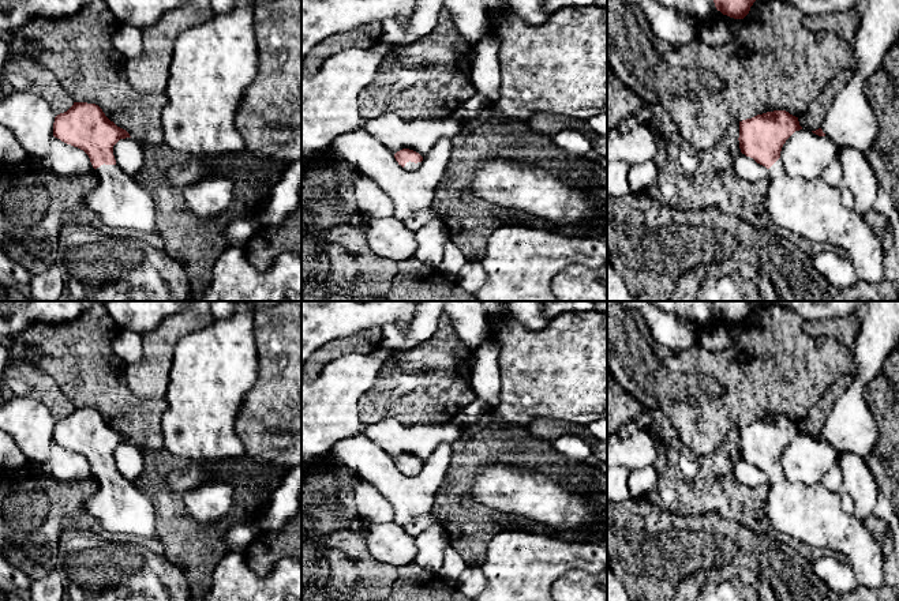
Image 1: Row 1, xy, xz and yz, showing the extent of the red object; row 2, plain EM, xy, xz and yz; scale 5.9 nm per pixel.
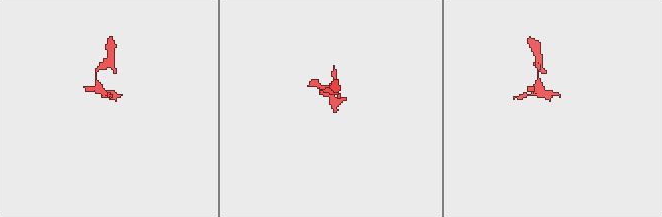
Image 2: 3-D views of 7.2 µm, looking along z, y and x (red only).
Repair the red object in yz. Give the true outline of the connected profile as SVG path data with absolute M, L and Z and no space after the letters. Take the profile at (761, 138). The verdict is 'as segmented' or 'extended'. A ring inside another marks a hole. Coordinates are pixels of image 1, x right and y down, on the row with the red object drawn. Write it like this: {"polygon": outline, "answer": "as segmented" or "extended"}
{"polygon": "M773 110L739 121L739 149L746 157L768 169L768 187L763 199L764 210L772 225L825 245L832 245L853 263L861 281L879 283L884 279L884 251L879 236L862 215L849 204L840 187L828 185L821 177L806 180L790 177L780 162L780 151L786 140L802 129L798 117L786 110Z", "answer": "extended"}

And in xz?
{"polygon": "M402 149L394 154L396 161L398 165L405 168L407 170L416 170L422 166L423 157L409 149Z", "answer": "extended"}

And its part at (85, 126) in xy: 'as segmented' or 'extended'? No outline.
extended

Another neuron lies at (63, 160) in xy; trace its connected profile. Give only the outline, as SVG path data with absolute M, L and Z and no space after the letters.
M52 136L50 147L45 157L29 157L27 162L34 164L42 170L50 170L61 179L95 176L95 169L83 150L67 144L55 136Z

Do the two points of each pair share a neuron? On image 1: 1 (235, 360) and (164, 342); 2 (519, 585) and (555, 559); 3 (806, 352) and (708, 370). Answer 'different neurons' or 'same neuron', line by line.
1: different neurons
2: same neuron
3: same neuron

